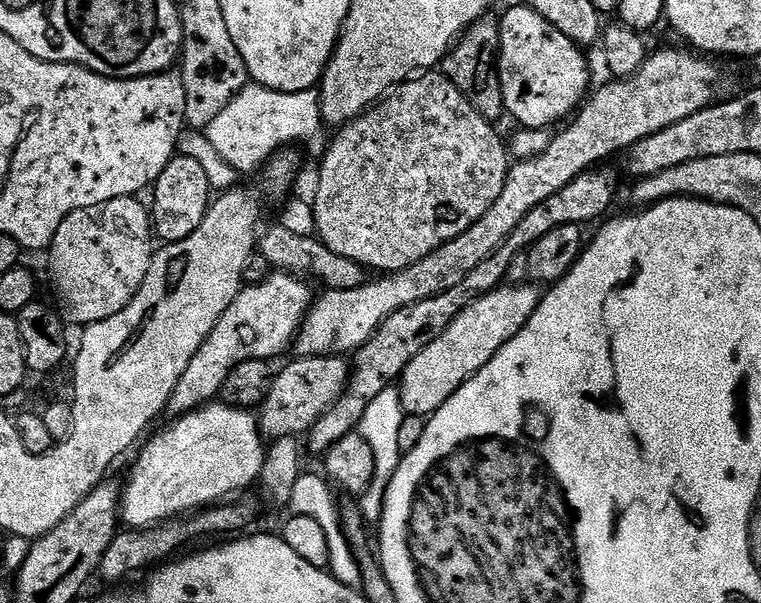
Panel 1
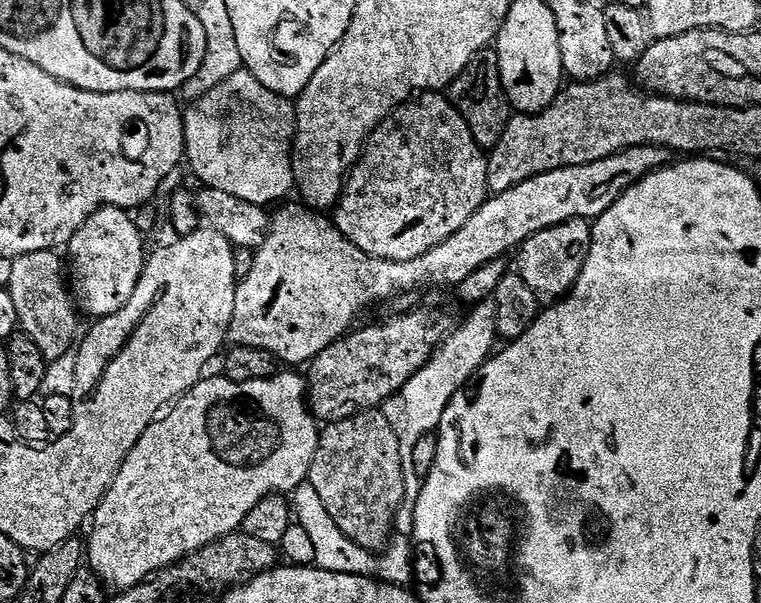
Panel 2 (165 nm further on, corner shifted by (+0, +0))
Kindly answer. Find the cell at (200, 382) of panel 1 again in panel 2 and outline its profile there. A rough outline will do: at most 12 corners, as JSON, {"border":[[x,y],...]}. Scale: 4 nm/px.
{"border":[[663,144],[489,195],[410,262],[271,213],[228,340],[307,365],[371,304],[461,284],[668,167]]}

